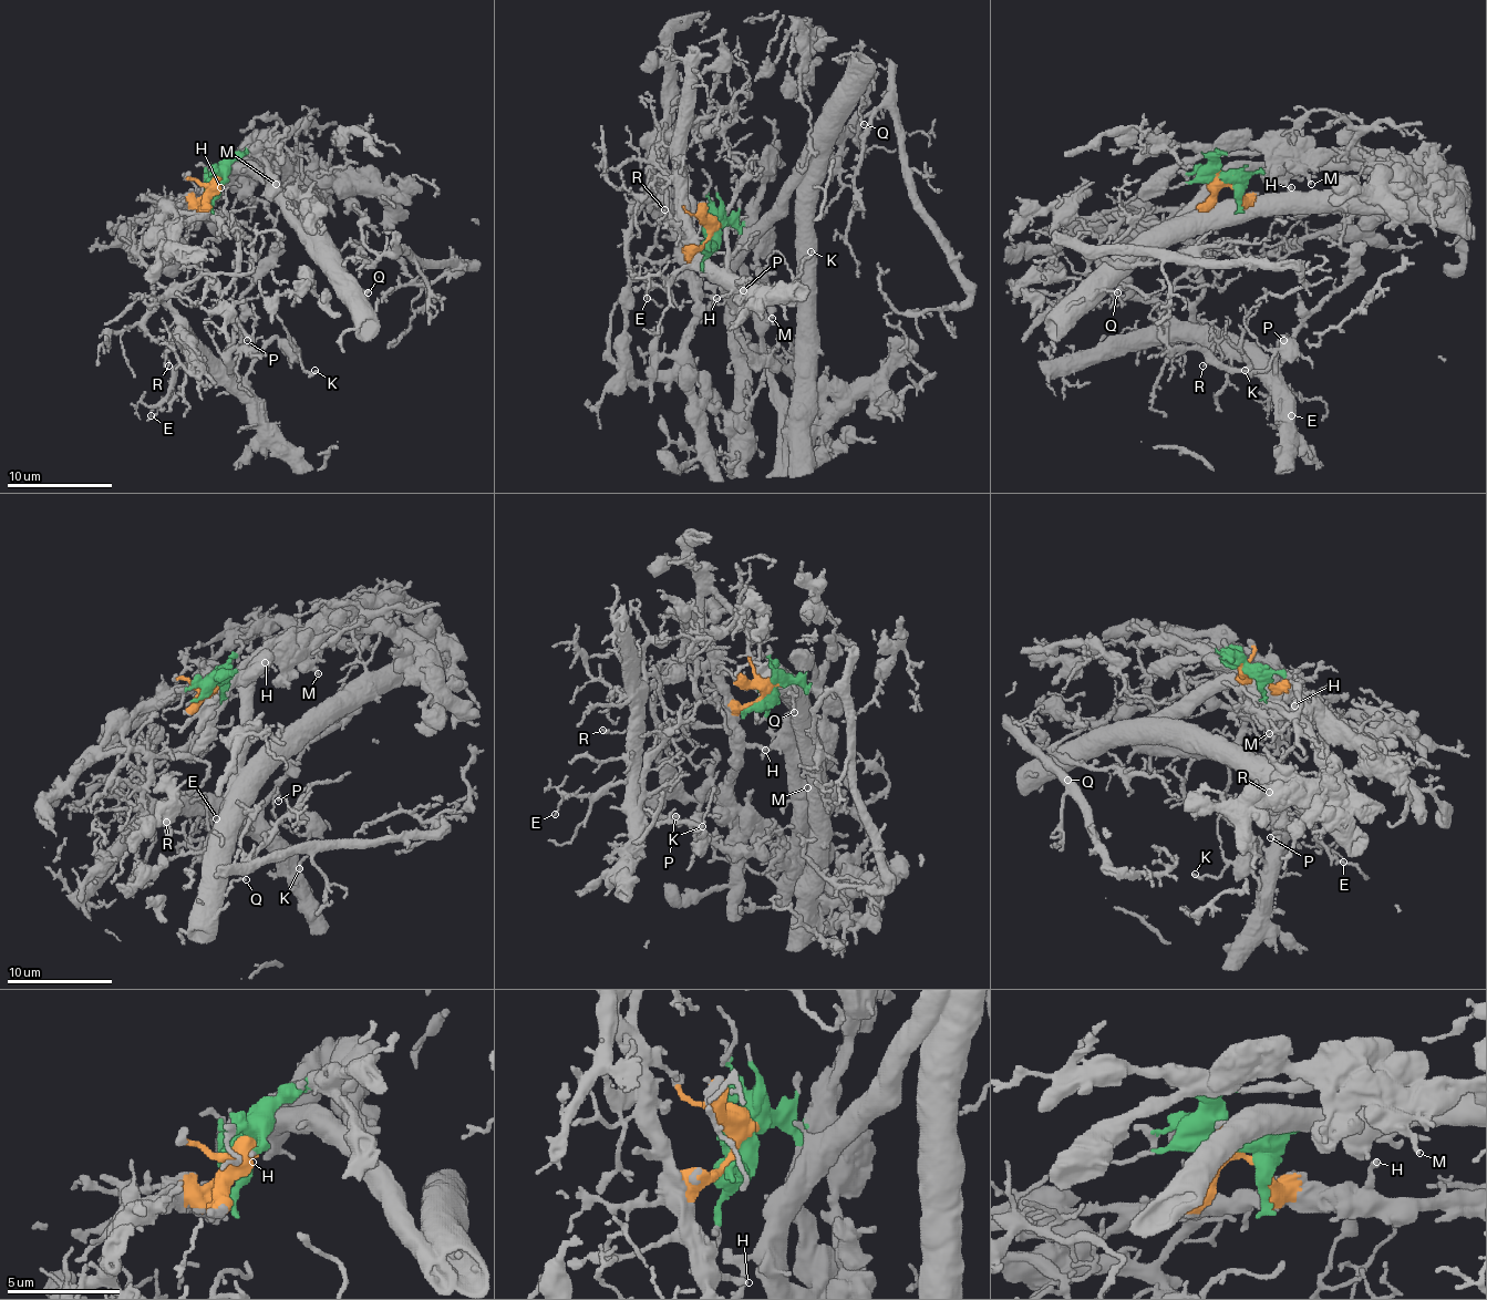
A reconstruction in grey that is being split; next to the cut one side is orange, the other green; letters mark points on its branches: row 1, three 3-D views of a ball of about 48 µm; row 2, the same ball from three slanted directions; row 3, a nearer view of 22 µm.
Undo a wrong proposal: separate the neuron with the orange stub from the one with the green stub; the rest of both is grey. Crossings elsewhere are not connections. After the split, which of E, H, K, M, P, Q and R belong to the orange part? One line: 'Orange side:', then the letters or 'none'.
Orange side: E, H, K, P, R

